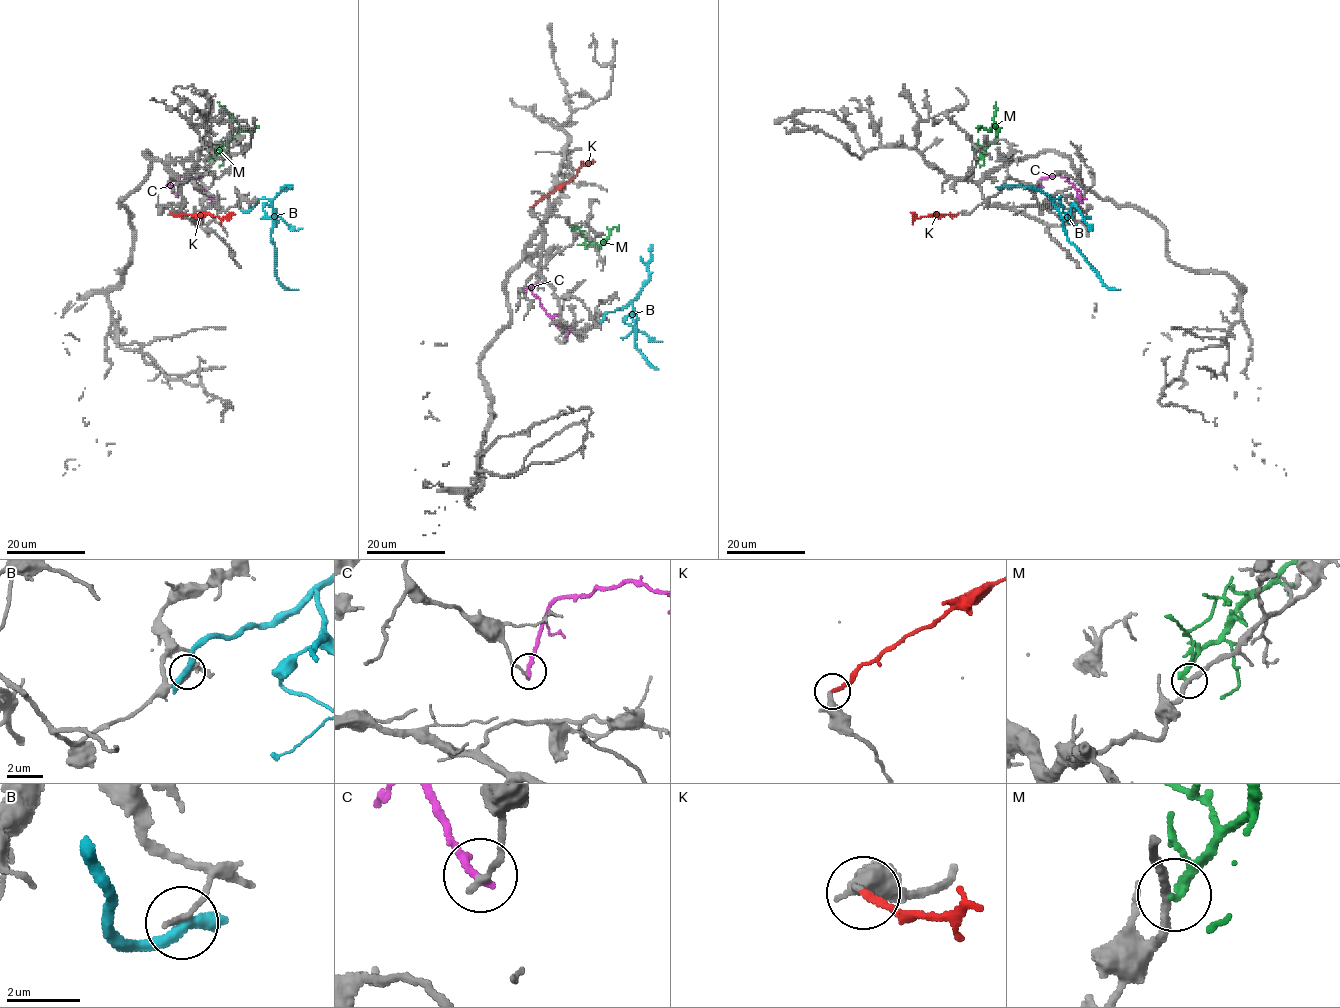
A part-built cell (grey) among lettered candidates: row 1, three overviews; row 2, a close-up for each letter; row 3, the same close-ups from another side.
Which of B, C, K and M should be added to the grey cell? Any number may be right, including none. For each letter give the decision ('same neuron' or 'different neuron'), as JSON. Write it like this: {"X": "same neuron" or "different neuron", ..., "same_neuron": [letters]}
{"B": "different neuron", "C": "different neuron", "K": "same neuron", "M": "different neuron", "same_neuron": ["K"]}

